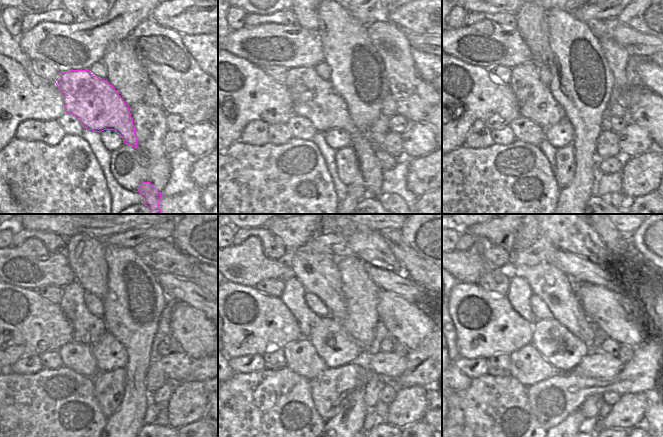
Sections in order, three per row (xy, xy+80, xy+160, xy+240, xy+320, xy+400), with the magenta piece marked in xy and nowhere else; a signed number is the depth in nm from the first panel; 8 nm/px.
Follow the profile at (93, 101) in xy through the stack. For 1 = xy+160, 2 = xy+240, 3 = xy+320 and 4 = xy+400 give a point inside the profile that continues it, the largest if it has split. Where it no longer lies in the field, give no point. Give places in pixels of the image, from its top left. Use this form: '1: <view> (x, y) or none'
1: xy+160 (536, 102)
2: xy+240 (87, 329)
3: xy+320 (293, 296)
4: xy+400 (520, 292)

